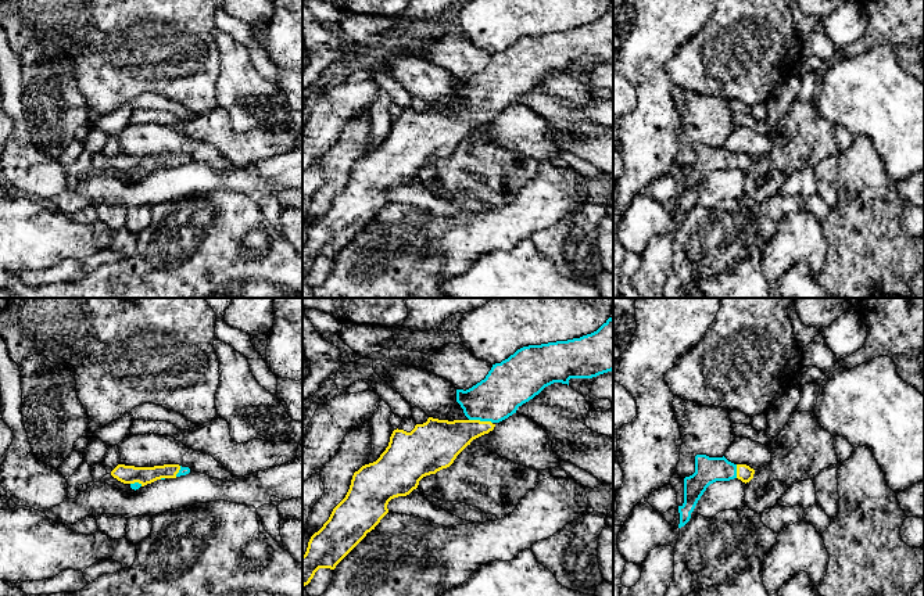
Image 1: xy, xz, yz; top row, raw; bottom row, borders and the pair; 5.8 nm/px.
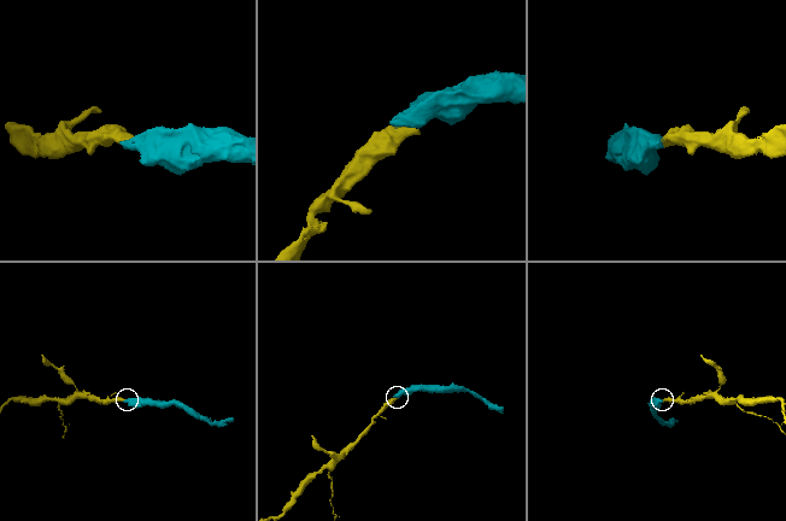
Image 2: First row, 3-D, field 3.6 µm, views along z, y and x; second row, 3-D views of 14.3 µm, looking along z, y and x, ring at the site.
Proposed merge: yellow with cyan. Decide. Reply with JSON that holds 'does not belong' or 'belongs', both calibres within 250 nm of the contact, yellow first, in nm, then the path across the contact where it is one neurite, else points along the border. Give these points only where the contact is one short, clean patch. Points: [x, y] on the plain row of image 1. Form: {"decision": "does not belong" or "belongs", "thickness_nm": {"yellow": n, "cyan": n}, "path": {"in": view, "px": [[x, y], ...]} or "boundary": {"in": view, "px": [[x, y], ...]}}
{"decision": "belongs", "thickness_nm": {"yellow": 240, "cyan": 260}, "path": {"in": "xz", "px": [[441, 129], [471, 119], [480, 111], [482, 100], [505, 76]]}}

